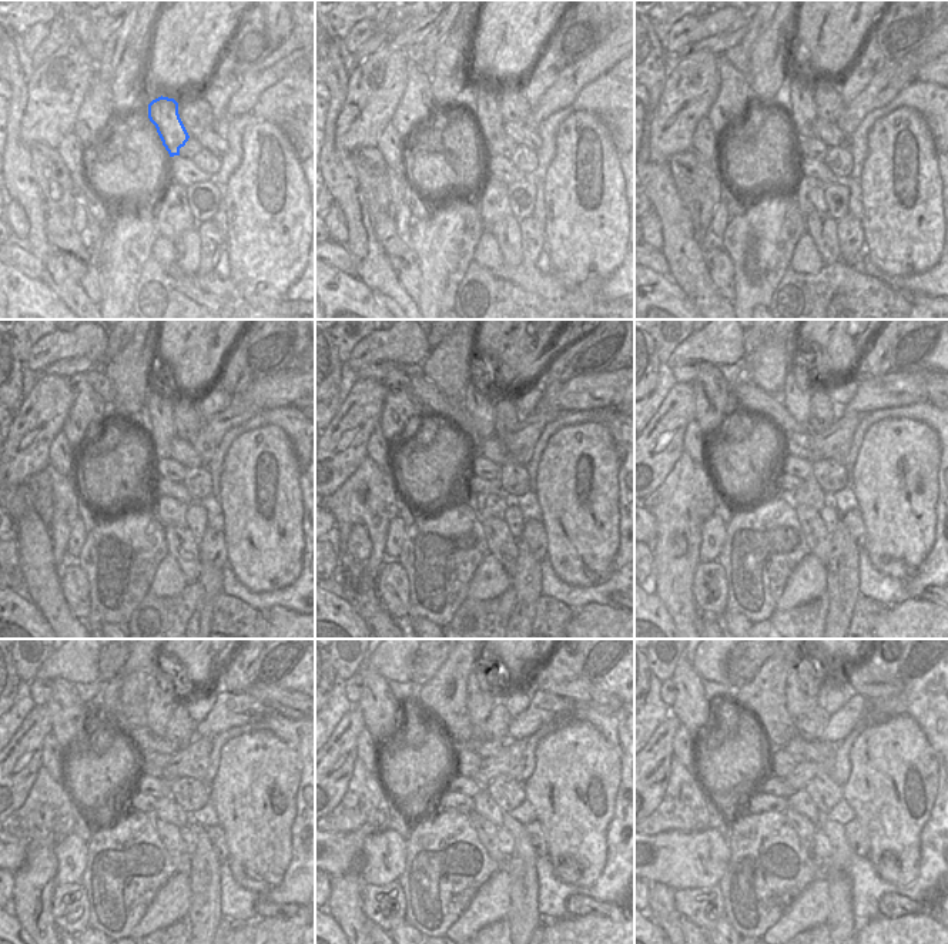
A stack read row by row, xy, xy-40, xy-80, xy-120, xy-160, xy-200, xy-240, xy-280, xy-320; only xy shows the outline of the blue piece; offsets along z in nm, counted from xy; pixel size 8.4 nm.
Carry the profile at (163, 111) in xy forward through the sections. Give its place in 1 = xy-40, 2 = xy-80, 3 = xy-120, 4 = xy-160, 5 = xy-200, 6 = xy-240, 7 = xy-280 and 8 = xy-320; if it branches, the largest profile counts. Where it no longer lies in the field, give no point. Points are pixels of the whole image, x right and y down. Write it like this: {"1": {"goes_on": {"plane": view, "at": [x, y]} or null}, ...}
{"1": {"goes_on": {"plane": "xy-40", "at": [482, 104]}}, "2": {"goes_on": {"plane": "xy-80", "at": [796, 96]}}, "3": {"goes_on": {"plane": "xy-120", "at": [156, 415]}}, "4": {"goes_on": {"plane": "xy-160", "at": [479, 404]}}, "5": {"goes_on": {"plane": "xy-200", "at": [797, 394]}}, "6": {"goes_on": {"plane": "xy-240", "at": [158, 706]}}, "7": {"goes_on": {"plane": "xy-280", "at": [479, 702]}}, "8": {"goes_on": {"plane": "xy-320", "at": [799, 700]}}}

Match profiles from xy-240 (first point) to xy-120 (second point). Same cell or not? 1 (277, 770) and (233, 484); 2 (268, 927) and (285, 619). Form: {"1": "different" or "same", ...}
{"1": "same", "2": "same"}

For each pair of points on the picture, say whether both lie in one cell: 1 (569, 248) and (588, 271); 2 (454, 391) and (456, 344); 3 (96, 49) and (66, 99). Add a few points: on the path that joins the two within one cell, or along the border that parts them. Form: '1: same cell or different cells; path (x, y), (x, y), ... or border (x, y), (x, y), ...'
1: same cell; path (575, 254), (582, 265)
2: same cell; path (454, 380), (454, 355)
3: different cells; border (74, 36), (96, 63)

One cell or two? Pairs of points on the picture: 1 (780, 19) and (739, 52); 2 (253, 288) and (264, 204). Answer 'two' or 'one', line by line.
1: two
2: one

